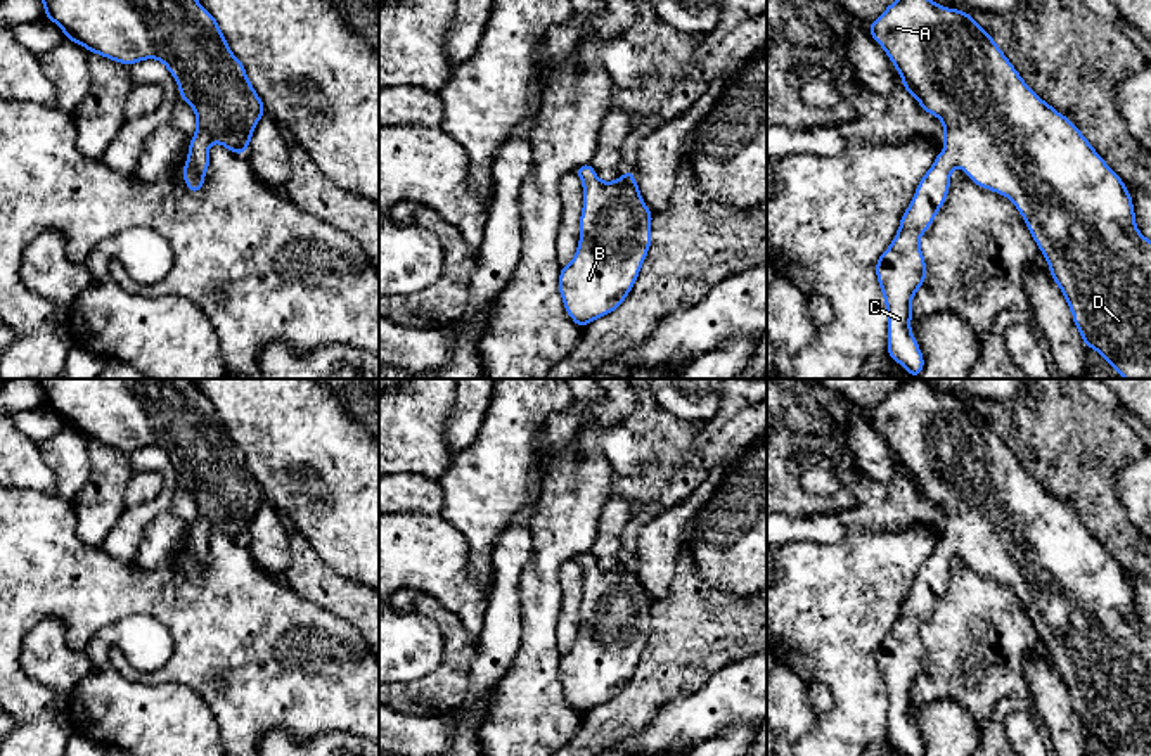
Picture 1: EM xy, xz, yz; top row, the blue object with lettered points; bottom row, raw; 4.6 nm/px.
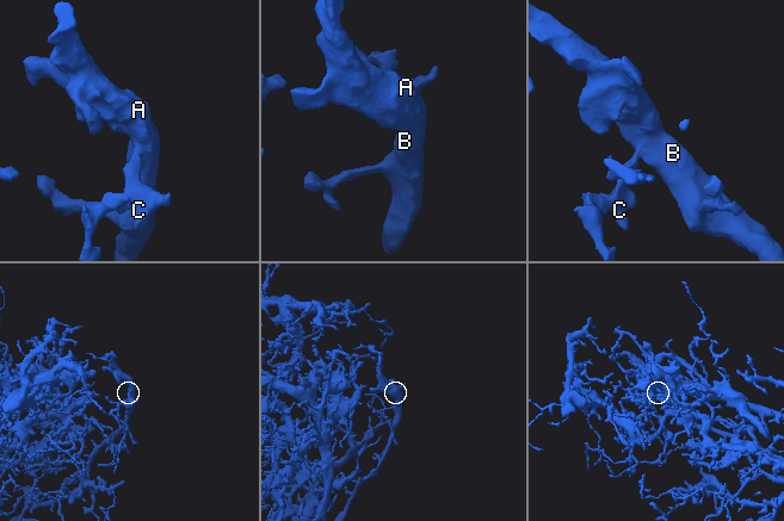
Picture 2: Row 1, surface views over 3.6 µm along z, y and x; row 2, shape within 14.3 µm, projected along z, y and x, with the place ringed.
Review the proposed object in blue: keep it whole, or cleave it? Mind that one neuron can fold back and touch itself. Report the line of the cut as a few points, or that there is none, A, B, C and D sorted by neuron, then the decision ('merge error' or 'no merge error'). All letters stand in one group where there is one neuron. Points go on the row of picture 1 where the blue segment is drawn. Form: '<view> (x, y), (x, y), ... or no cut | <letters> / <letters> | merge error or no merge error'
no cut | A B C D | no merge error

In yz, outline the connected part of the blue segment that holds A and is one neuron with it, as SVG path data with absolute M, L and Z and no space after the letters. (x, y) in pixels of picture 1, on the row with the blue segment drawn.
M895 0L867 29L900 73L903 88L926 112L936 116L945 130L945 149L921 178L893 242L876 263L890 318L888 356L914 377L923 372L924 358L910 330L910 301L926 279L919 239L943 206L950 173L959 166L976 185L1014 202L1068 301L1085 348L1094 348L1125 379L1151 379L1151 240L1135 227L1132 197L1122 178L1094 151L1078 126L1023 81L990 33L981 29L969 12L945 9L933 0Z

